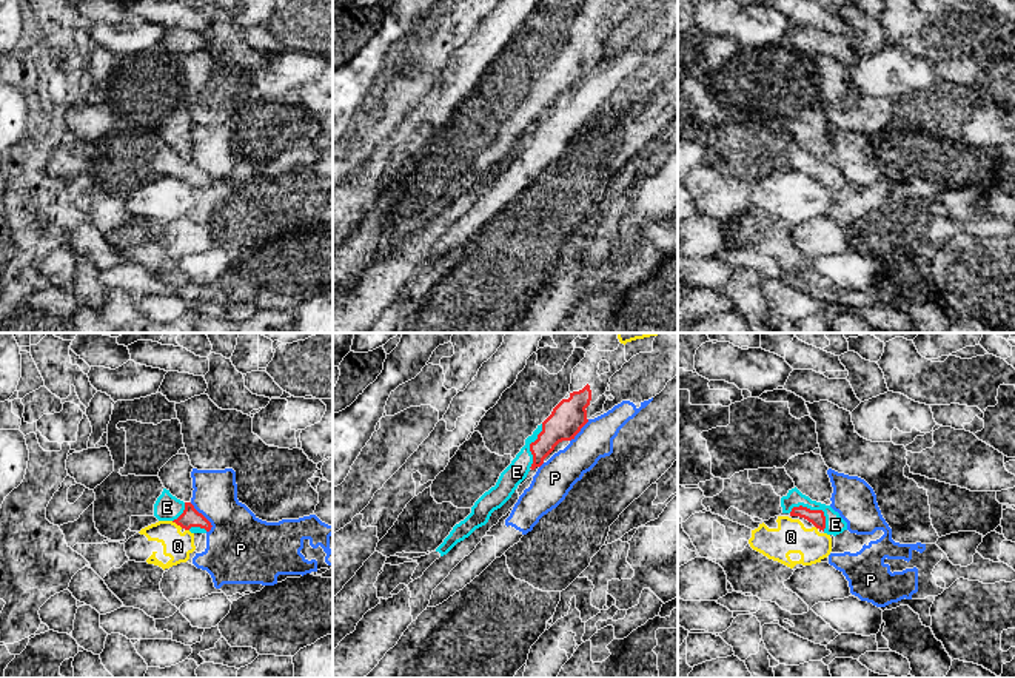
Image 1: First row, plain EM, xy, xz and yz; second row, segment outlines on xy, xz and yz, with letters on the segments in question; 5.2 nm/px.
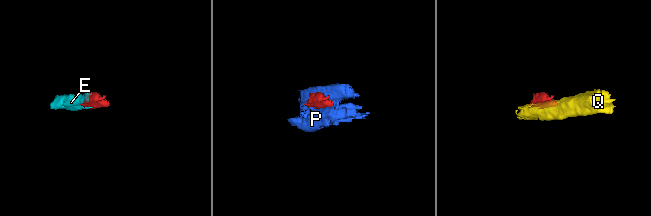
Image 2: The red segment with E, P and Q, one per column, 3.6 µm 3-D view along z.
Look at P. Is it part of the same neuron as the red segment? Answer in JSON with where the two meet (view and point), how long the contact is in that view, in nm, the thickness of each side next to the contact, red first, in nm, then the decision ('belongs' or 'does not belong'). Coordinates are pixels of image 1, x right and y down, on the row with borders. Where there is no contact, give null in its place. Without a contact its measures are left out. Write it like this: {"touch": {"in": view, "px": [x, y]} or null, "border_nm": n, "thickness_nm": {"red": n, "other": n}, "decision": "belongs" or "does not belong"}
{"touch": {"in": "xy", "px": [205, 518]}, "border_nm": 190, "thickness_nm": {"red": 100, "other": 360}, "decision": "does not belong"}

